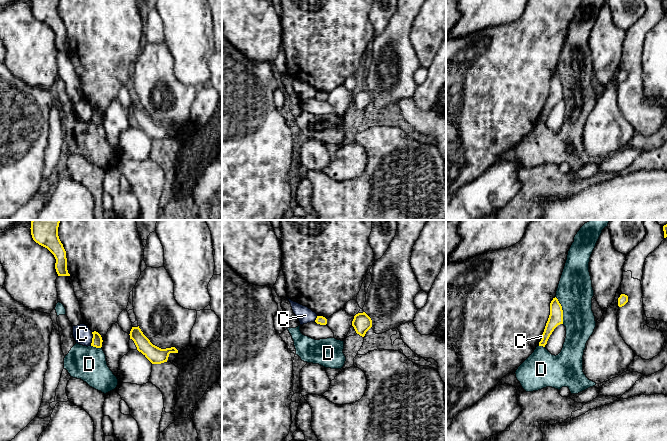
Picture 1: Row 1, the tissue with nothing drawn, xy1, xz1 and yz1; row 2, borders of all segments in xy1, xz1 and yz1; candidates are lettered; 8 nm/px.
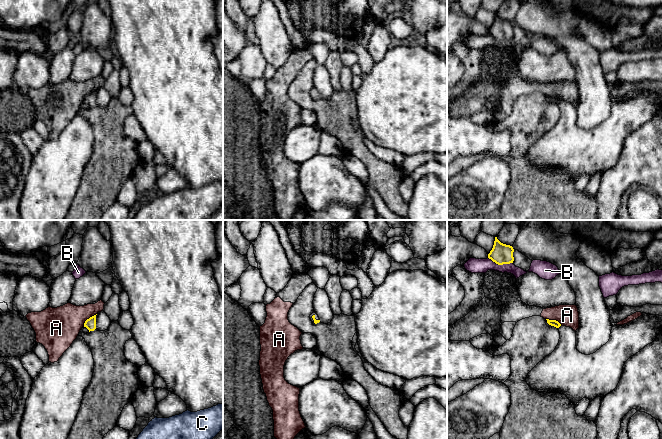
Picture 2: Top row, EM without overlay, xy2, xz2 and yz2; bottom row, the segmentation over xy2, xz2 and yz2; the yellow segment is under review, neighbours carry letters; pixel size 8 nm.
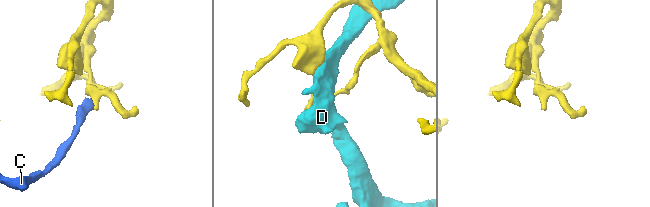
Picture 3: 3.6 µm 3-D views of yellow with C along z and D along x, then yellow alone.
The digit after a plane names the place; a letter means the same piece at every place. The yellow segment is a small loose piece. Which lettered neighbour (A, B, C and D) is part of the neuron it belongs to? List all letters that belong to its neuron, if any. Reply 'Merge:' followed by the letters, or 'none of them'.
Merge: none of them

